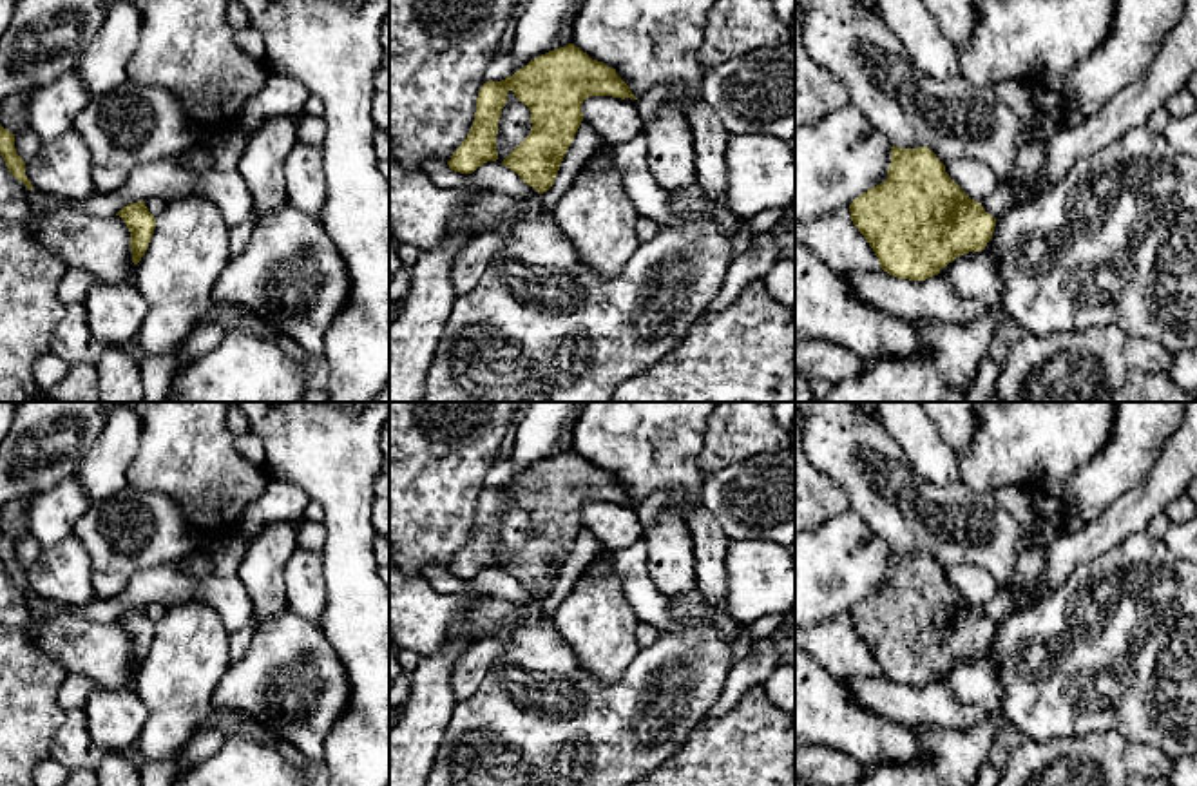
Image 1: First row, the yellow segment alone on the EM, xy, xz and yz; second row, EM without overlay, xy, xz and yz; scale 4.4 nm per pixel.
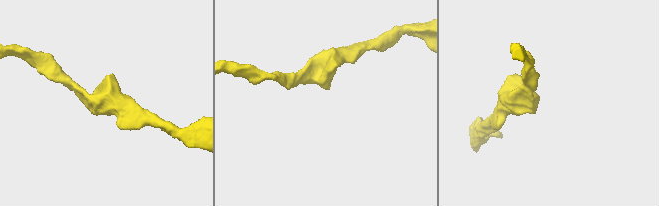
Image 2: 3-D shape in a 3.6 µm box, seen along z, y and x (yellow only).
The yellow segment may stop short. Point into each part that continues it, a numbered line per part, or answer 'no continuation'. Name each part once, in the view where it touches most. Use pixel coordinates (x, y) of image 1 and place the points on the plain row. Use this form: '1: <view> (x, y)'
no continuation

